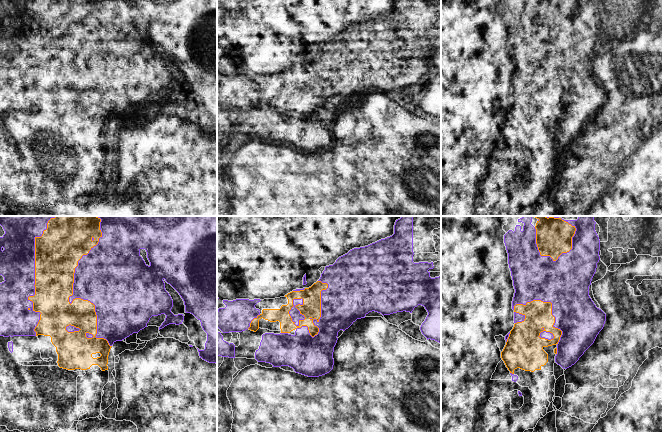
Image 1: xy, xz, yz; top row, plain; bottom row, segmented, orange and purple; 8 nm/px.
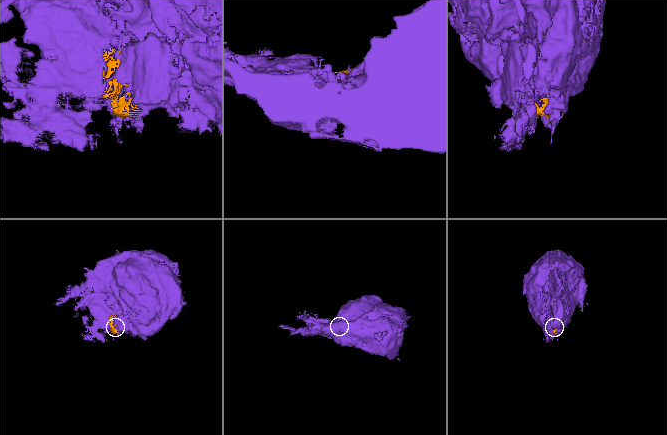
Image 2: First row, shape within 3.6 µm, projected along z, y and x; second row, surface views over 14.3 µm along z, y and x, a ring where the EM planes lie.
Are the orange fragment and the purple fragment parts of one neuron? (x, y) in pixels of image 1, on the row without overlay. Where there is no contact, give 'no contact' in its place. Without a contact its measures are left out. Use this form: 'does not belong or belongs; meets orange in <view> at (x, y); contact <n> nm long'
does not belong; meets orange in xy at (68, 74); contact 1000 nm long

